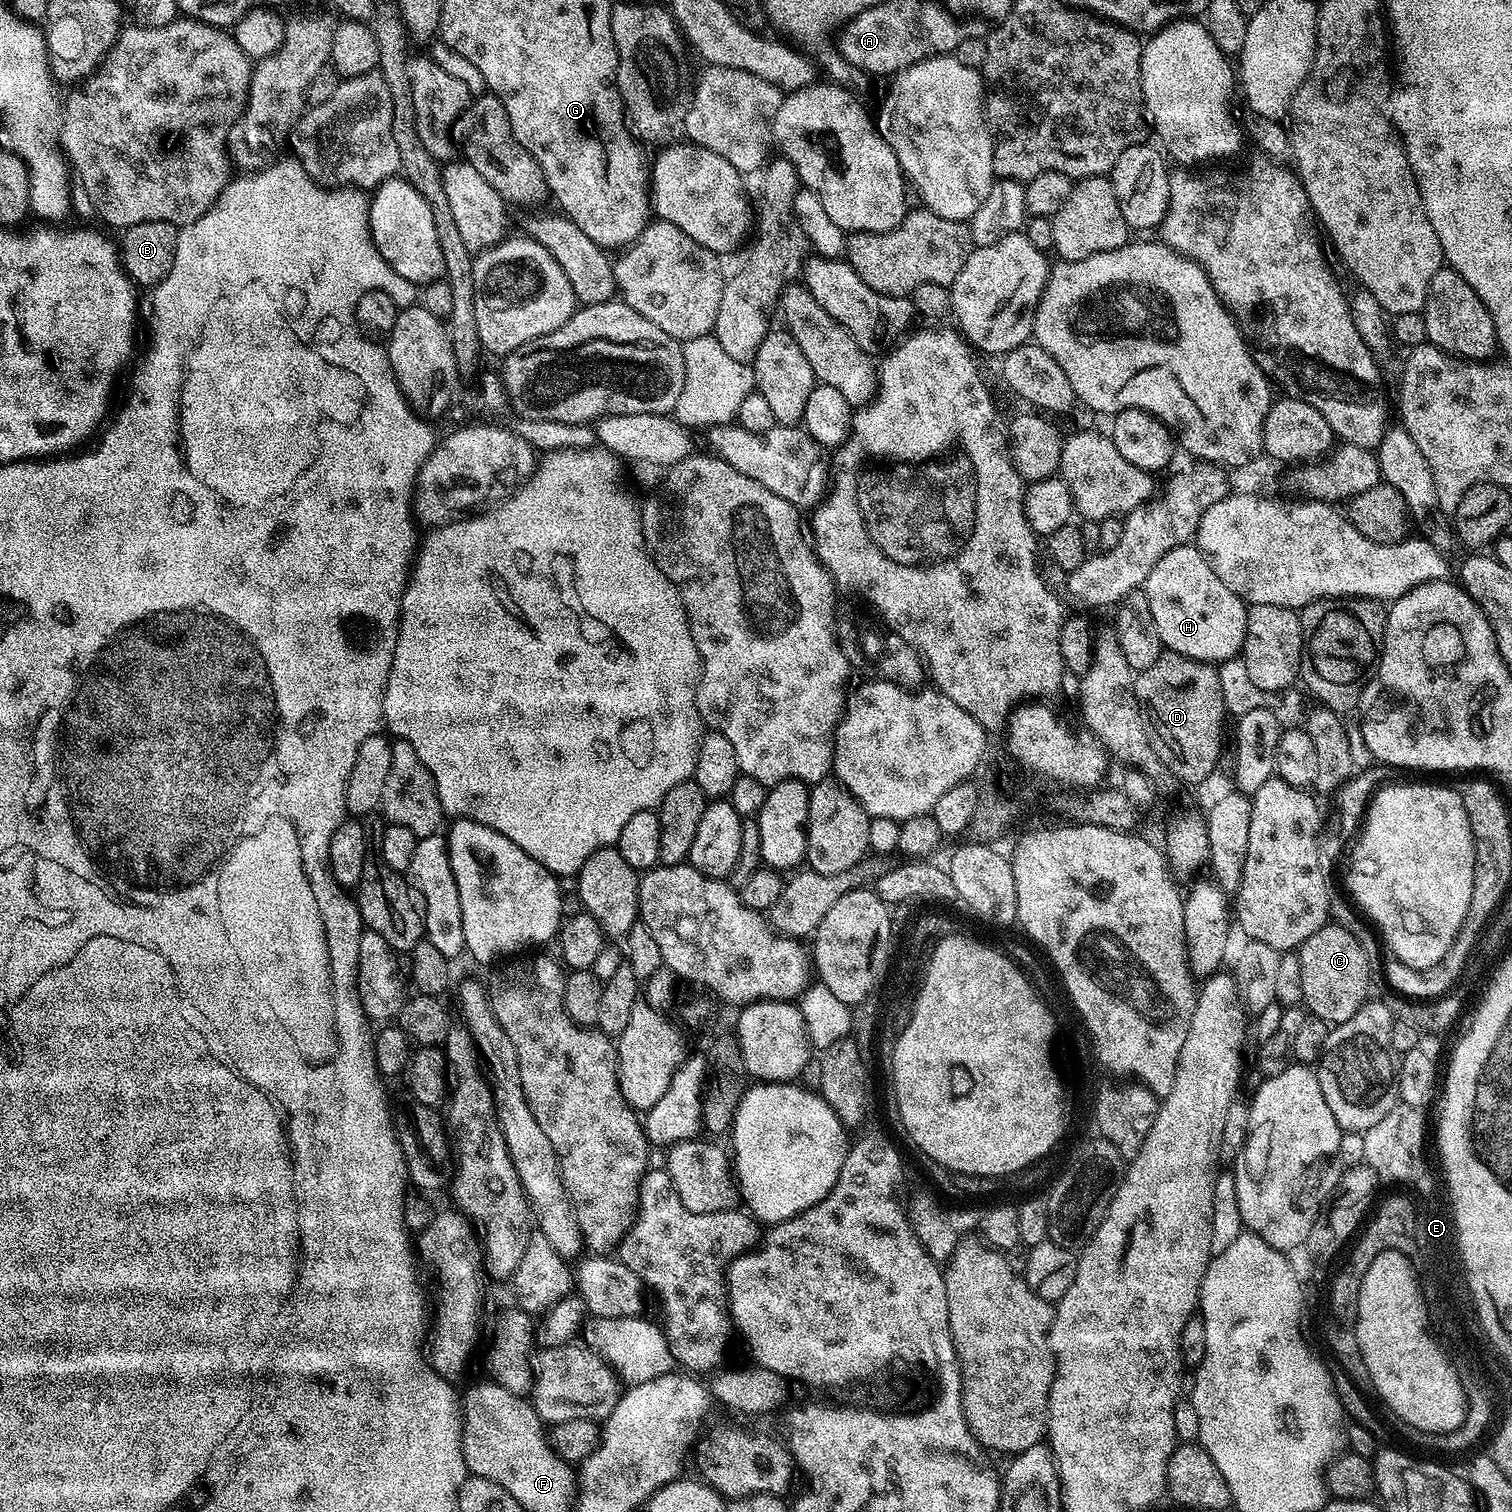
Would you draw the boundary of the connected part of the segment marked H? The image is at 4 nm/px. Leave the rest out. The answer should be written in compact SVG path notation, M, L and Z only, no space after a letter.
M1186 543L1170 550L1170 554L1150 570L1143 589L1150 602L1150 614L1154 614L1154 626L1158 626L1158 638L1167 651L1213 666L1241 655L1248 608L1240 596L1214 574L1199 548Z

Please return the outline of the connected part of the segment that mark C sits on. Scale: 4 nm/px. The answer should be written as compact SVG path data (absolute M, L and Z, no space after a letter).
M1329 922L1323 924L1317 932L1310 934L1306 942L1298 949L1302 966L1302 1001L1303 1007L1313 1016L1324 1020L1329 1026L1335 1026L1354 1018L1365 1000L1369 999L1368 983L1372 980L1372 964L1368 961L1368 952L1360 945L1360 940L1348 928Z

